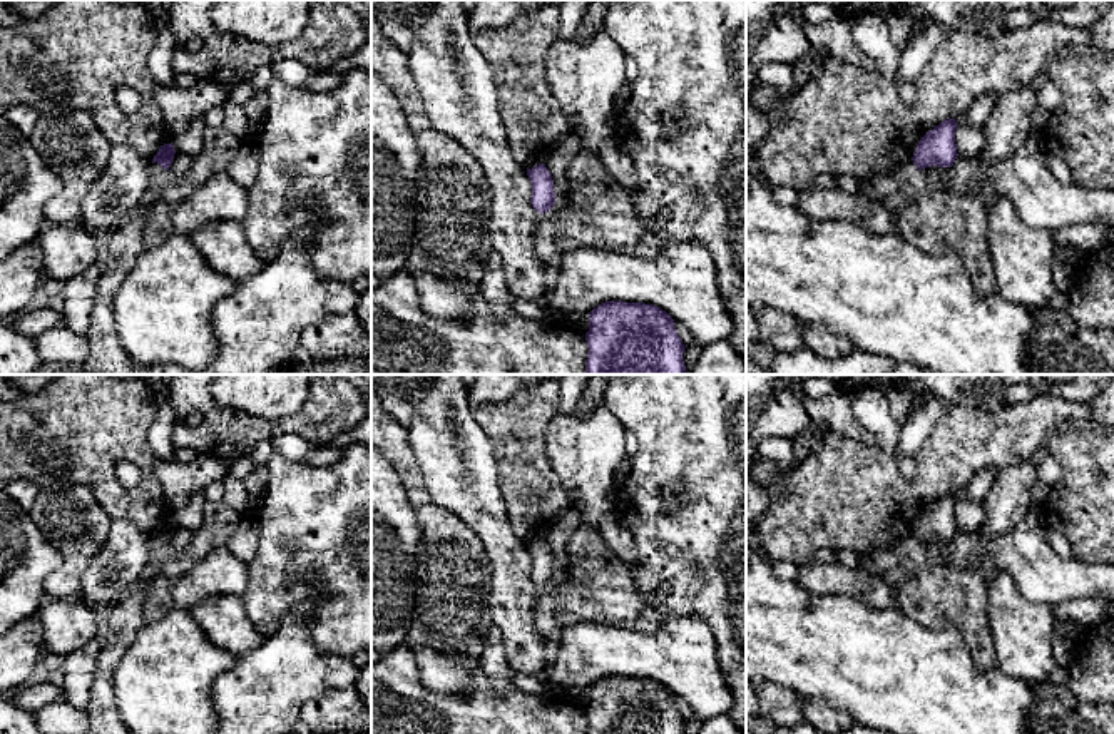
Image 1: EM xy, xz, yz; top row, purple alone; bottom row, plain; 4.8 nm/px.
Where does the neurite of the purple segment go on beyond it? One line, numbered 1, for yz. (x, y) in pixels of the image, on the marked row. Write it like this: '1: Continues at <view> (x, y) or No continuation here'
1: No continuation here

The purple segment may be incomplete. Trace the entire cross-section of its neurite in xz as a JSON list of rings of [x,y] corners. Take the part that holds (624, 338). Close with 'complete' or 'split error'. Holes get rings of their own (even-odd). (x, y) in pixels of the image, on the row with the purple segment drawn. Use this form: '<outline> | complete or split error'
[[[607,301],[589,313],[587,375],[684,375],[684,344],[657,306]]] | complete

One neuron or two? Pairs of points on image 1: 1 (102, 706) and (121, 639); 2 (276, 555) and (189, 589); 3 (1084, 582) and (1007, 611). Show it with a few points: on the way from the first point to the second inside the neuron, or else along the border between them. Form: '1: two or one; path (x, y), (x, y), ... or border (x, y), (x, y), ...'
1: one; path (102, 689), (104, 652)
2: two; border (248, 564), (248, 586), (240, 596)
3: two; border (1006, 572), (1026, 597), (1049, 606)

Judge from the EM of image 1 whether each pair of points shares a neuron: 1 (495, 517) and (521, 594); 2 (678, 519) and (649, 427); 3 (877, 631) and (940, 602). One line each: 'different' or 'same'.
1: same
2: same
3: different

